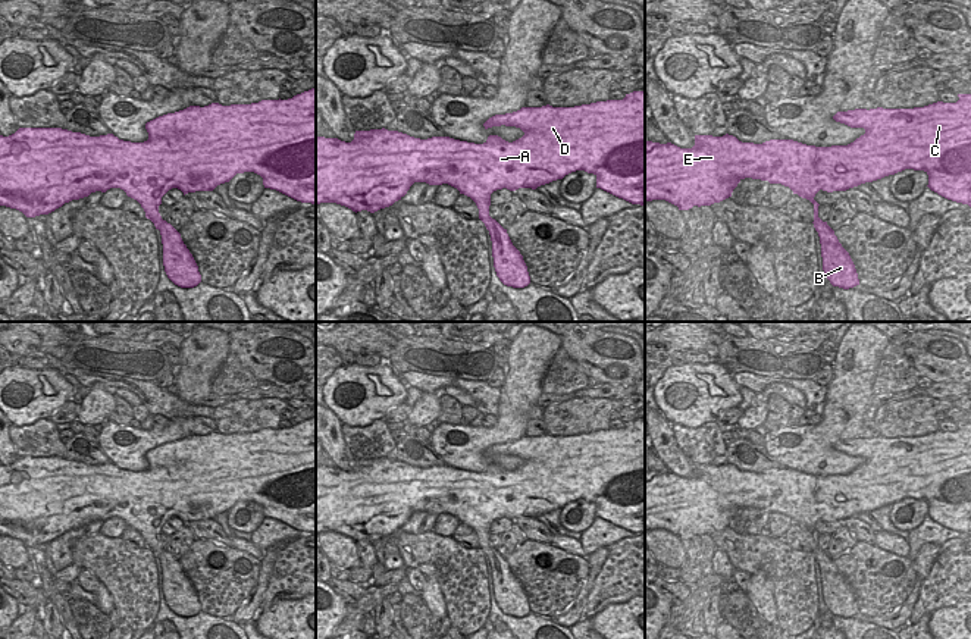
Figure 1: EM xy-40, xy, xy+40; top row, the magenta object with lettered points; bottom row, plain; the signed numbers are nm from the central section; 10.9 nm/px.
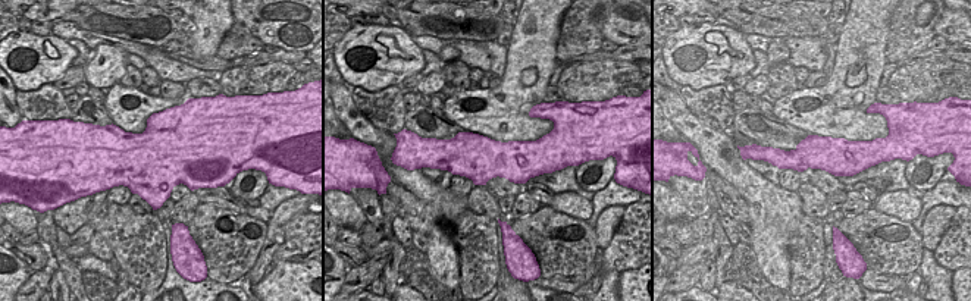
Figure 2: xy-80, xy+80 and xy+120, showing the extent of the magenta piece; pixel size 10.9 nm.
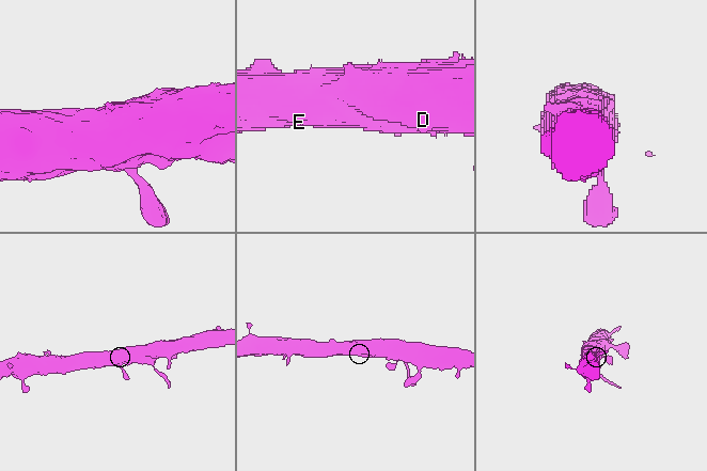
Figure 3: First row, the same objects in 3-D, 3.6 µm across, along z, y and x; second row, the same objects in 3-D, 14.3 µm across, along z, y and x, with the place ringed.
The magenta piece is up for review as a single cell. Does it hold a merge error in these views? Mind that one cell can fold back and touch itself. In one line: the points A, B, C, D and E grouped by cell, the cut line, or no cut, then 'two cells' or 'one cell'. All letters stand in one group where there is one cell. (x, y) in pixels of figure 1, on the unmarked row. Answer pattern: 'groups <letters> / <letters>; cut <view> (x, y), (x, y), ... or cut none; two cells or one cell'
groups A B C D E; cut none; one cell

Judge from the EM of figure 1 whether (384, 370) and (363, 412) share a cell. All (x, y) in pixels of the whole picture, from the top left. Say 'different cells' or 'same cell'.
same cell

